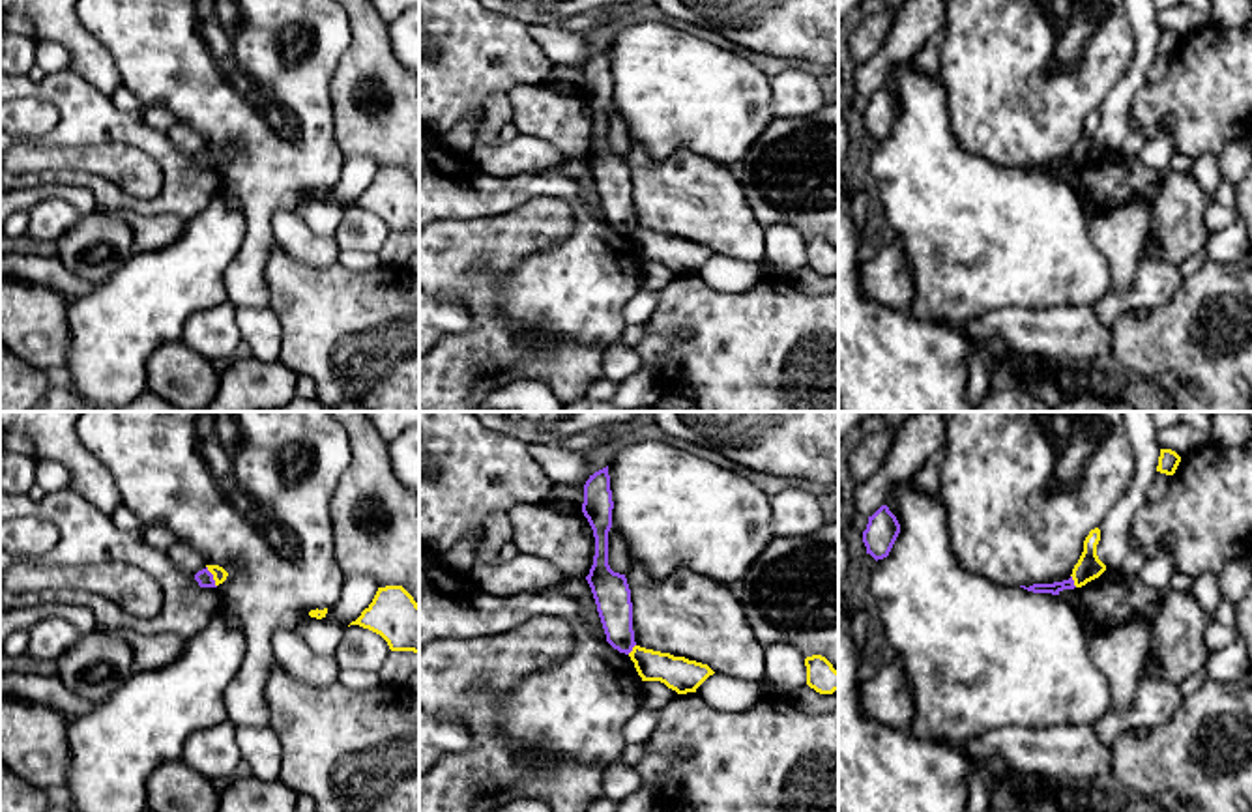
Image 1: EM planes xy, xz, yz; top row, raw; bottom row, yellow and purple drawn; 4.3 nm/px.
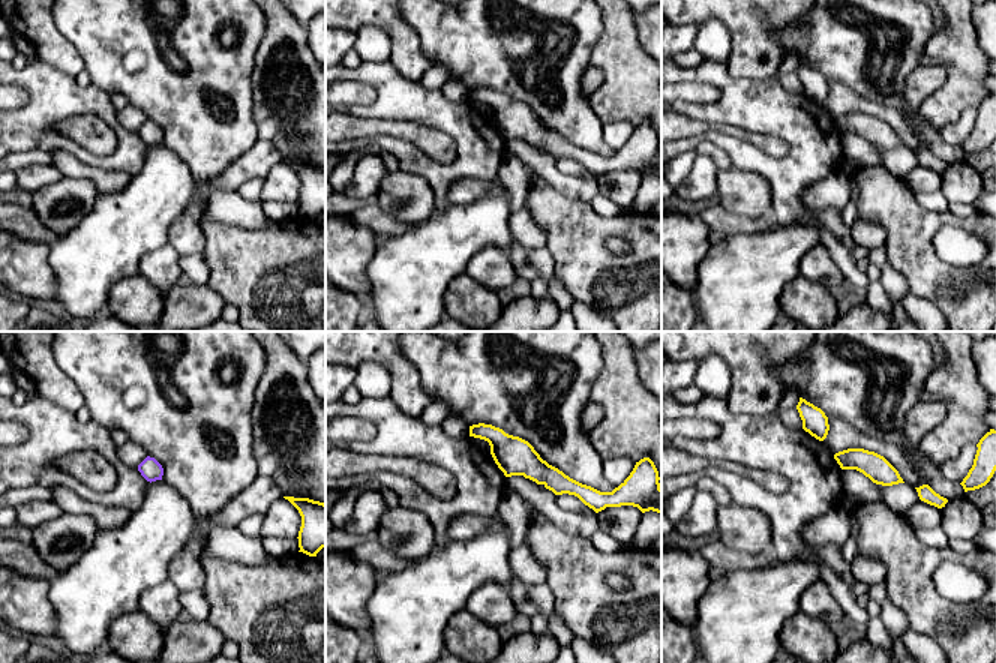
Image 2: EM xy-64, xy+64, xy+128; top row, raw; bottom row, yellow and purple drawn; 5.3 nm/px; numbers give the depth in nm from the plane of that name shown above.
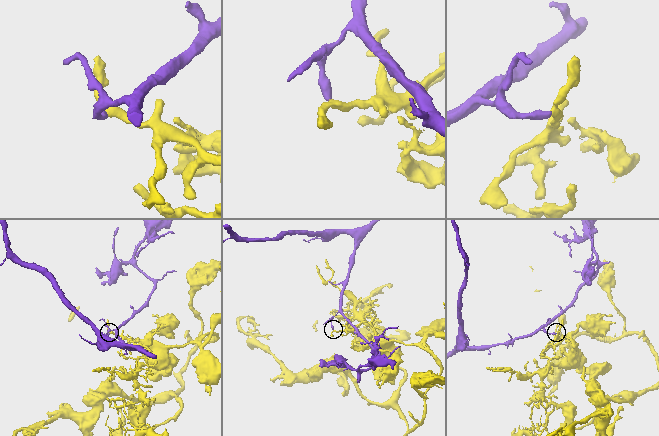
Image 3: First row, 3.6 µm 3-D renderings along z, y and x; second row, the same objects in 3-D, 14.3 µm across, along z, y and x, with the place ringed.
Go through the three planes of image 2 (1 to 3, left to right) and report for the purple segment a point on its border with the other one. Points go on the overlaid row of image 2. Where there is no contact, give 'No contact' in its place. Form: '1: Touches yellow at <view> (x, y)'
1: No contact
2: No contact
3: No contact

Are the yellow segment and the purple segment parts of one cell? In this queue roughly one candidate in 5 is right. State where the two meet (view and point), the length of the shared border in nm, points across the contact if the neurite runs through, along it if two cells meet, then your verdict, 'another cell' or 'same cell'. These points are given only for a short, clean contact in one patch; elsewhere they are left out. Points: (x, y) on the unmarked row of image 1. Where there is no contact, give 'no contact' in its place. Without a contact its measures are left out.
xy (214, 158) | 100 nm | along xy (206, 146), (216, 167) | another cell

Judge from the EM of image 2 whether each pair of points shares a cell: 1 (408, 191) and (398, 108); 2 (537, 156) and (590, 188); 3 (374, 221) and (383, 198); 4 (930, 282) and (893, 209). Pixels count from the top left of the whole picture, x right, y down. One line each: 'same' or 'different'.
1: different
2: same
3: different
4: same

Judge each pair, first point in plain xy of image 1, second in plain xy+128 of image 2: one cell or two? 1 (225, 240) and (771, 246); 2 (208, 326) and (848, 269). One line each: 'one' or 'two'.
1: one
2: two

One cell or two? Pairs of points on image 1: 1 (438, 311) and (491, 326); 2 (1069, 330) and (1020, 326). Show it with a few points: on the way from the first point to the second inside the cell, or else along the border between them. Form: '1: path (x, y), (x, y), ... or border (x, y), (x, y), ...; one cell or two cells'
1: border (478, 317), (466, 332), (446, 335), (438, 343); two cells
2: path (1058, 330), (1032, 330); one cell

